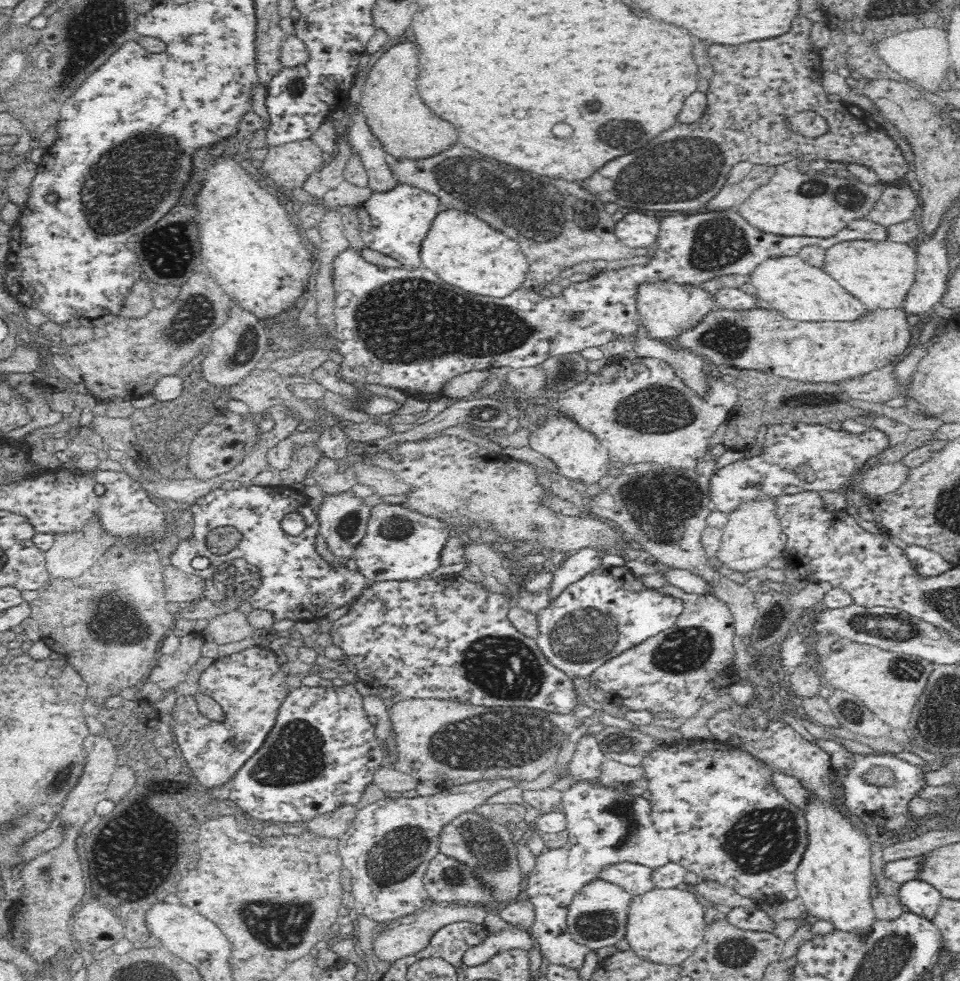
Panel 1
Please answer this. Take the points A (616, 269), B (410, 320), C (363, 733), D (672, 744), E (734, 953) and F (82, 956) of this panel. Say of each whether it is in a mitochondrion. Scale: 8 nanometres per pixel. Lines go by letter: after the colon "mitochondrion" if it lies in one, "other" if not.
A: other
B: mitochondrion
C: other
D: other
E: mitochondrion
F: other

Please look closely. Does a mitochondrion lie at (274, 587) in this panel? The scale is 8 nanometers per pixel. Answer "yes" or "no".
no

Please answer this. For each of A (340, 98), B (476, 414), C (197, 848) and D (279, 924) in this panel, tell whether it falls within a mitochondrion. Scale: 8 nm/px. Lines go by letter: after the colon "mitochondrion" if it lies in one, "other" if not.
A: other
B: other
C: other
D: mitochondrion

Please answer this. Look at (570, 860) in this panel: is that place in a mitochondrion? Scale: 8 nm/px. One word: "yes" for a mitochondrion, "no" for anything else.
no

